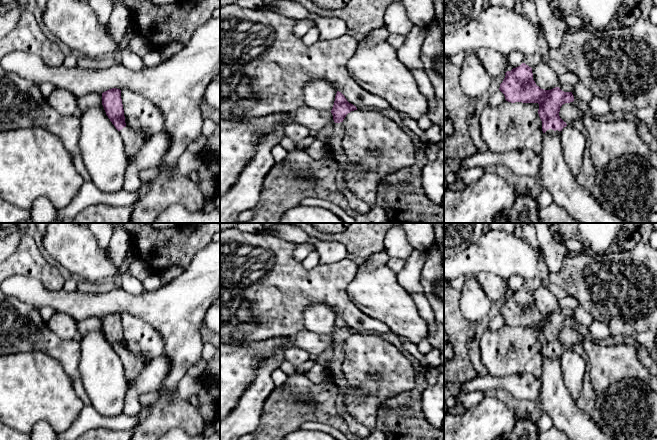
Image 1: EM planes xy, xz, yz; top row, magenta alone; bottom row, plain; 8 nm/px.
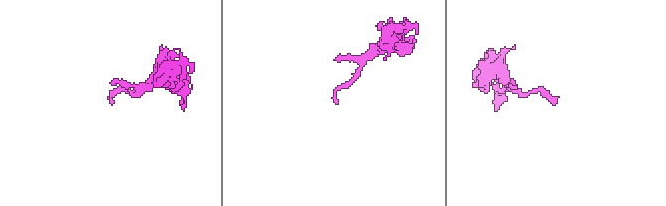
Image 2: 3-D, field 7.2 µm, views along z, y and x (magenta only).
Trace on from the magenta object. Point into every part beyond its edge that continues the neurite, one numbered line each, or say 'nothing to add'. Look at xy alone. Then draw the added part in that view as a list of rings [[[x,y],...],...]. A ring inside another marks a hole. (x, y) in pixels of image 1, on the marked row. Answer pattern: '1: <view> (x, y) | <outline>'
1: xy (132, 143) | [[[128,126],[120,130],[119,133],[123,137],[125,152],[128,154],[128,156],[135,155],[147,141],[144,138],[138,137],[137,133]]]

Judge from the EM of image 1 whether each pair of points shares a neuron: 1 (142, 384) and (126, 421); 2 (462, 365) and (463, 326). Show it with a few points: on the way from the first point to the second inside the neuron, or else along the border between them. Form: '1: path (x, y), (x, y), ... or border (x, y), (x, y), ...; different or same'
1: border (143, 406), (134, 415), (123, 413); different
2: path (460, 355), (460, 336); same

